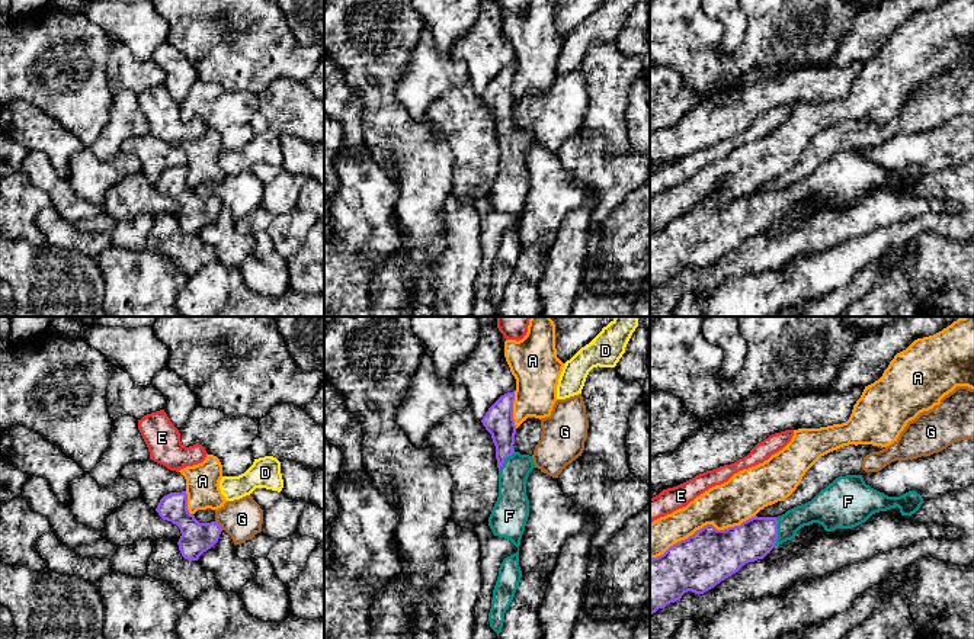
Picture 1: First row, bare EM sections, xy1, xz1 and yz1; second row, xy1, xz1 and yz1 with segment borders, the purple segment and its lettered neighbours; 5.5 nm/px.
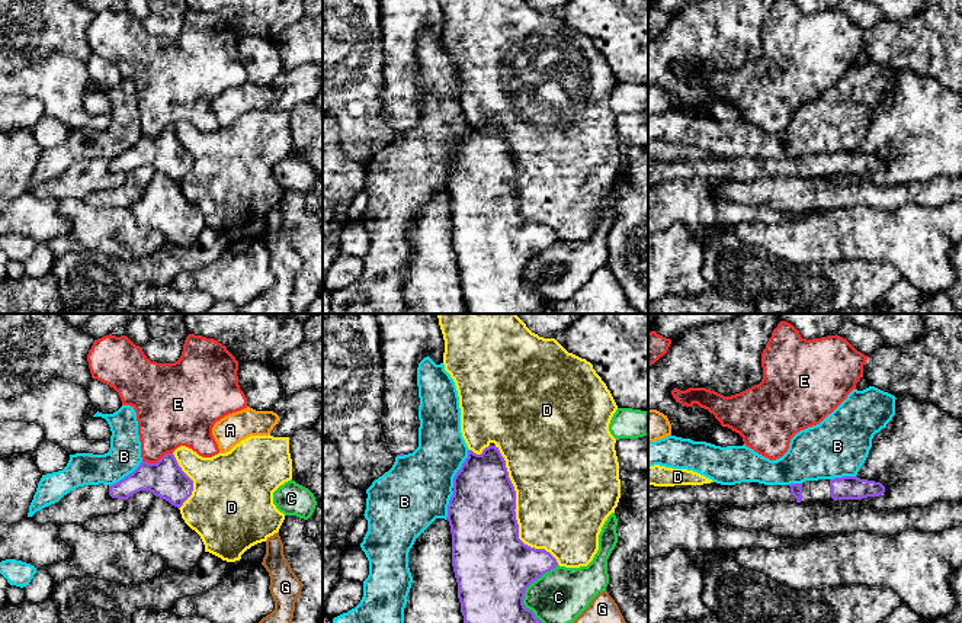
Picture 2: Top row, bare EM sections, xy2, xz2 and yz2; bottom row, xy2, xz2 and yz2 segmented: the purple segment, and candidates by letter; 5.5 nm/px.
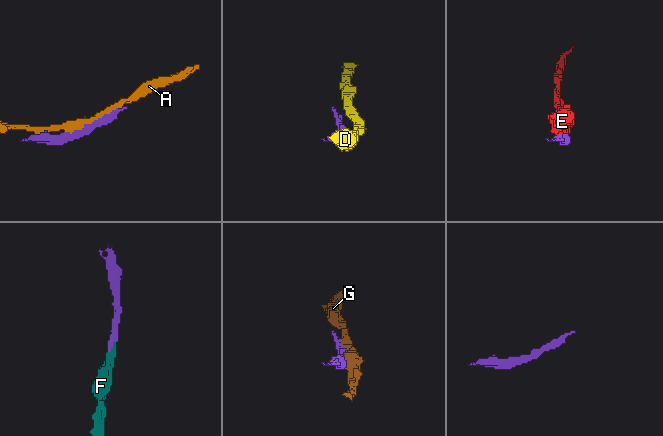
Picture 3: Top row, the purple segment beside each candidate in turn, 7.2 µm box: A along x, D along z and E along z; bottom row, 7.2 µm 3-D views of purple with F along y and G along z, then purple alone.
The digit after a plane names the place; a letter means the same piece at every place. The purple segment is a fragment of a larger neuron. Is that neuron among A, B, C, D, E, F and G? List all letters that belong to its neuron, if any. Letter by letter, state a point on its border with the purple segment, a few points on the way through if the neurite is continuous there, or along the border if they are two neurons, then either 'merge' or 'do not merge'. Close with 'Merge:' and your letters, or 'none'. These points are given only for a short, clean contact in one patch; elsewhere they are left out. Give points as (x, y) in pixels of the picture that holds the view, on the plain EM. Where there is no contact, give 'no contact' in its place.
A: yz1 (704, 201) | do not merge
B: xz2 (461, 143) | do not merge
C: xz2 (523, 267) | do not merge
D: xz2 (515, 188) | do not merge
E: xy2 (159, 135) | do not merge
F: yz1 (777, 206) | merge
G: xy1 (218, 199) | do not merge
Merge: F

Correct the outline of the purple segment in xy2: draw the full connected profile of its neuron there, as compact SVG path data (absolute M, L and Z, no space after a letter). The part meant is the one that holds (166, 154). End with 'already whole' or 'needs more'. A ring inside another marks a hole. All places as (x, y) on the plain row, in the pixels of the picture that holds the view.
M167 128L157 138L142 135L132 148L109 161L109 170L118 174L128 174L140 166L150 166L180 183L192 170L193 155L182 145L174 129Z; already whole

